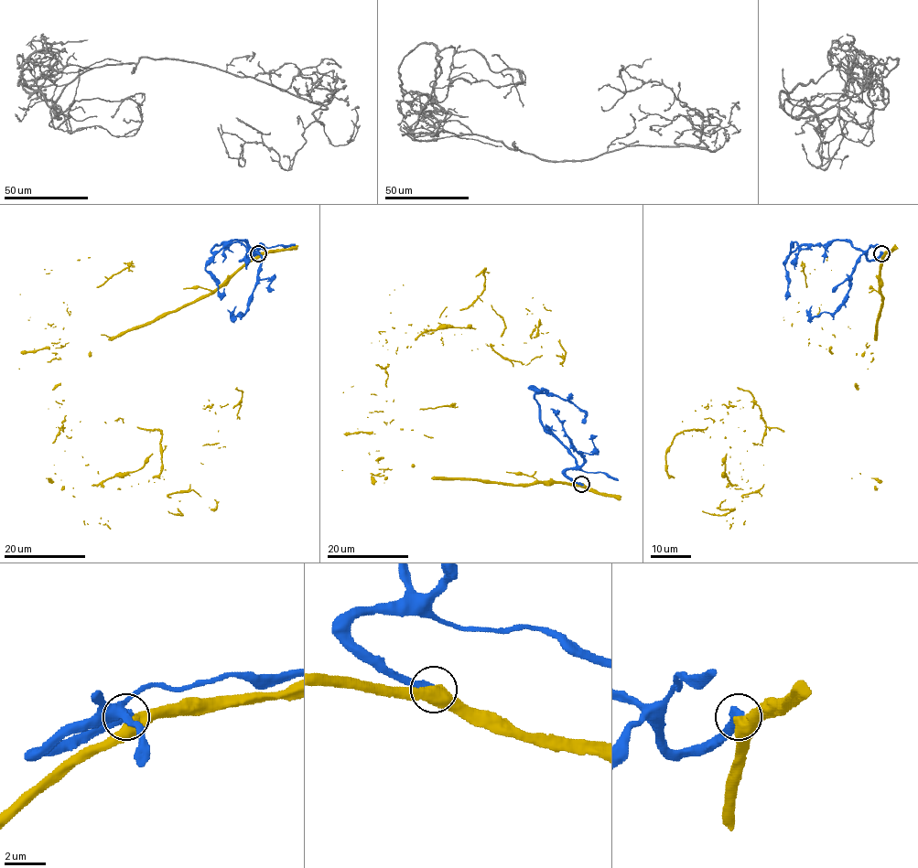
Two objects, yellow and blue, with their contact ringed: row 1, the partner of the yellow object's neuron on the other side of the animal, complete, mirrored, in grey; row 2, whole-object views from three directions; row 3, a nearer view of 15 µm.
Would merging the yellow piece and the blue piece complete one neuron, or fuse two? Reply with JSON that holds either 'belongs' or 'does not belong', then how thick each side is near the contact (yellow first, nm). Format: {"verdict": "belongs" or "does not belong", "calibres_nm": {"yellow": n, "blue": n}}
{"verdict": "does not belong", "calibres_nm": {"yellow": 500, "blue": 550}}

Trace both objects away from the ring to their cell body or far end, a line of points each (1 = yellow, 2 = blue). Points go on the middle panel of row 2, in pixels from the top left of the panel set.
1: (582, 484), (432, 478), (379, 459), (394, 327), (467, 327), (515, 361), (524, 343), (541, 347), (533, 297)
2: (582, 484), (566, 474), (575, 457), (545, 429), (535, 394), (574, 403), (585, 412), (583, 423)

